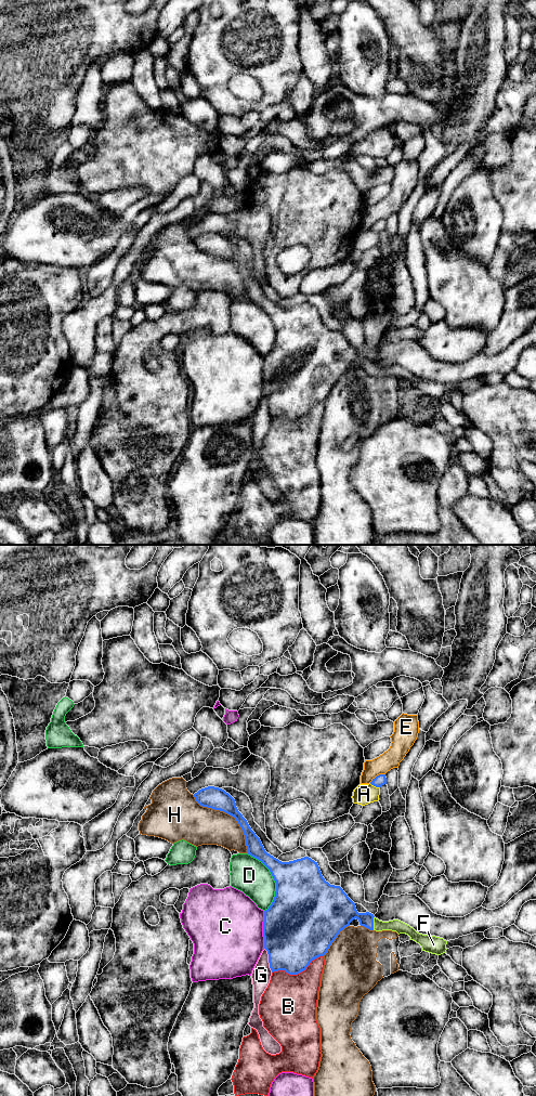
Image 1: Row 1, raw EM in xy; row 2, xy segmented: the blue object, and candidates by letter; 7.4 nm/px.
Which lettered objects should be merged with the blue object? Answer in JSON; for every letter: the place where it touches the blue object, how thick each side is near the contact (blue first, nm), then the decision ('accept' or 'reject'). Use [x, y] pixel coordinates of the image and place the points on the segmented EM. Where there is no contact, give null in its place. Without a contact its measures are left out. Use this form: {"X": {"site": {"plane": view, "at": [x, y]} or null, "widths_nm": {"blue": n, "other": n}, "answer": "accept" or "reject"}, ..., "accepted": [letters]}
{"A": {"site": {"plane": "xy", "at": [374, 785]}, "widths_nm": {"blue": 90, "other": 160}, "answer": "reject"}, "B": {"site": {"plane": "xy", "at": [298, 973]}, "widths_nm": {"blue": 420, "other": 400}, "answer": "reject"}, "C": {"site": {"plane": "xy", "at": [263, 929]}, "widths_nm": {"blue": 500, "other": 500}, "answer": "reject"}, "D": {"site": {"plane": "xy", "at": [274, 879]}, "widths_nm": {"blue": 420, "other": 260}, "answer": "reject"}, "E": {"site": {"plane": "xy", "at": [377, 775]}, "widths_nm": {"blue": 90, "other": 140}, "answer": "reject"}, "F": {"site": {"plane": "xy", "at": [373, 923]}, "widths_nm": {"blue": 220, "other": 90}, "answer": "accept"}, "G": {"site": {"plane": "xy", "at": [269, 960]}, "widths_nm": {"blue": 440, "other": 140}, "answer": "reject"}, "H": {"site": {"plane": "xy", "at": [230, 814]}, "widths_nm": {"blue": 160, "other": 300}, "answer": "reject"}, "accepted": ["F"]}

